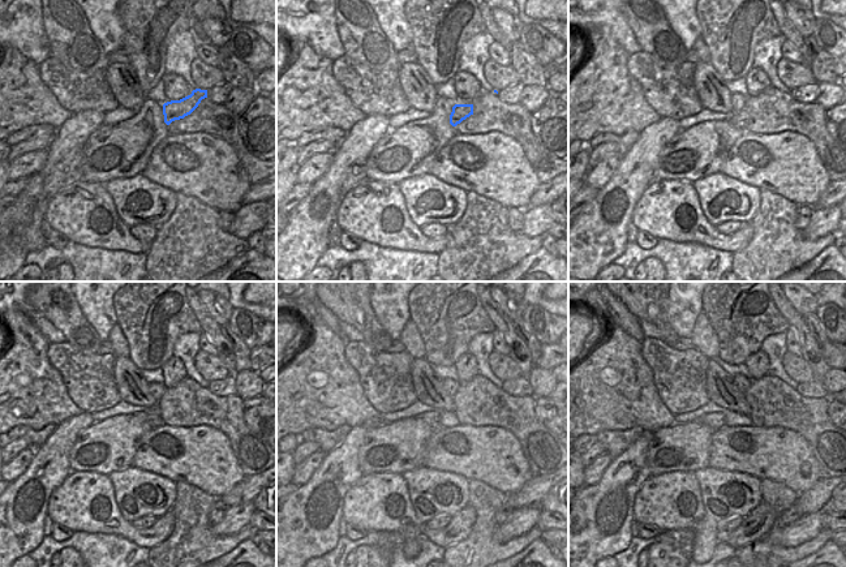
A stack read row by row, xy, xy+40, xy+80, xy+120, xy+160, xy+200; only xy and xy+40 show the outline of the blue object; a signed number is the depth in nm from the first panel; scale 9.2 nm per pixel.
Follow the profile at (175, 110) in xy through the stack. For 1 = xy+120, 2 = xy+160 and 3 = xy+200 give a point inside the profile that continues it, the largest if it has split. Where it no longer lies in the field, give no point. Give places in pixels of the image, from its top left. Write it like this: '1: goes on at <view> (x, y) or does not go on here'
1: goes on at xy+120 (151, 416)
2: goes on at xy+160 (433, 419)
3: goes on at xy+200 (714, 420)

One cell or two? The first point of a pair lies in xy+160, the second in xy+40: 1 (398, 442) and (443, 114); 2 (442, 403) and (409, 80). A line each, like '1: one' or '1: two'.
1: one
2: one

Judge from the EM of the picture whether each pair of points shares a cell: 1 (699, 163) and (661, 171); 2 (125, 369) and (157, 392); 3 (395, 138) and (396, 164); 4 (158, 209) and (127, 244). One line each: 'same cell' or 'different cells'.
1: same cell
2: different cells
3: same cell
4: different cells

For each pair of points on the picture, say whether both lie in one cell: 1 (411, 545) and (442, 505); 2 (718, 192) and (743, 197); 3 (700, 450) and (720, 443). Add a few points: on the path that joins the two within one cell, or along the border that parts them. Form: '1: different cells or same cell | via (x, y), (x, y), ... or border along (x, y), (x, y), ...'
1: same cell | via (413, 535), (420, 524), (433, 514)
2: same cell | via (725, 190), (731, 197), (737, 197)
3: different cells | border along (713, 430), (708, 465)

